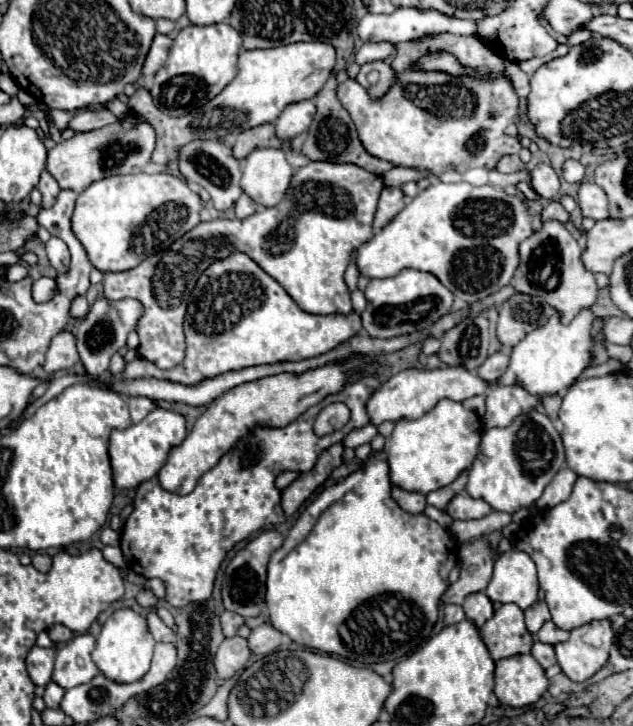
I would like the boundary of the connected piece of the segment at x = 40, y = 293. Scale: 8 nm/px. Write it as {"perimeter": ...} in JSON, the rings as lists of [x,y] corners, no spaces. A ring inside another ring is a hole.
{"perimeter":[[[41,277],[39,281],[33,283],[33,299],[35,303],[45,303],[55,295],[55,285],[53,279],[49,277]]]}

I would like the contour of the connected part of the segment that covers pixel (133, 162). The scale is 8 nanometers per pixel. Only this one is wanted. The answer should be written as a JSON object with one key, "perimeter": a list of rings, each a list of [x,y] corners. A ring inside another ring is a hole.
{"perimeter":[[[117,121],[113,125],[75,133],[75,137],[61,141],[49,151],[47,157],[47,171],[57,179],[61,189],[73,189],[81,193],[93,181],[99,181],[109,175],[125,175],[137,169],[143,169],[149,163],[149,157],[155,149],[155,131],[149,123],[131,123],[131,121]]]}

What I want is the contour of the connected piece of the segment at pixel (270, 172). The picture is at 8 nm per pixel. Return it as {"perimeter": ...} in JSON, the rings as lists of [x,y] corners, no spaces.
{"perimeter":[[[255,149],[243,163],[243,191],[259,205],[277,205],[293,177],[283,149]]]}

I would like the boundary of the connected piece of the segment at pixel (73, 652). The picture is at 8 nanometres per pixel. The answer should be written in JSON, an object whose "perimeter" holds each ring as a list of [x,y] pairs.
{"perimeter":[[[89,633],[75,635],[71,641],[61,645],[55,659],[53,681],[63,689],[89,683],[95,675],[101,673],[91,659],[93,649],[95,649],[95,637]]]}

